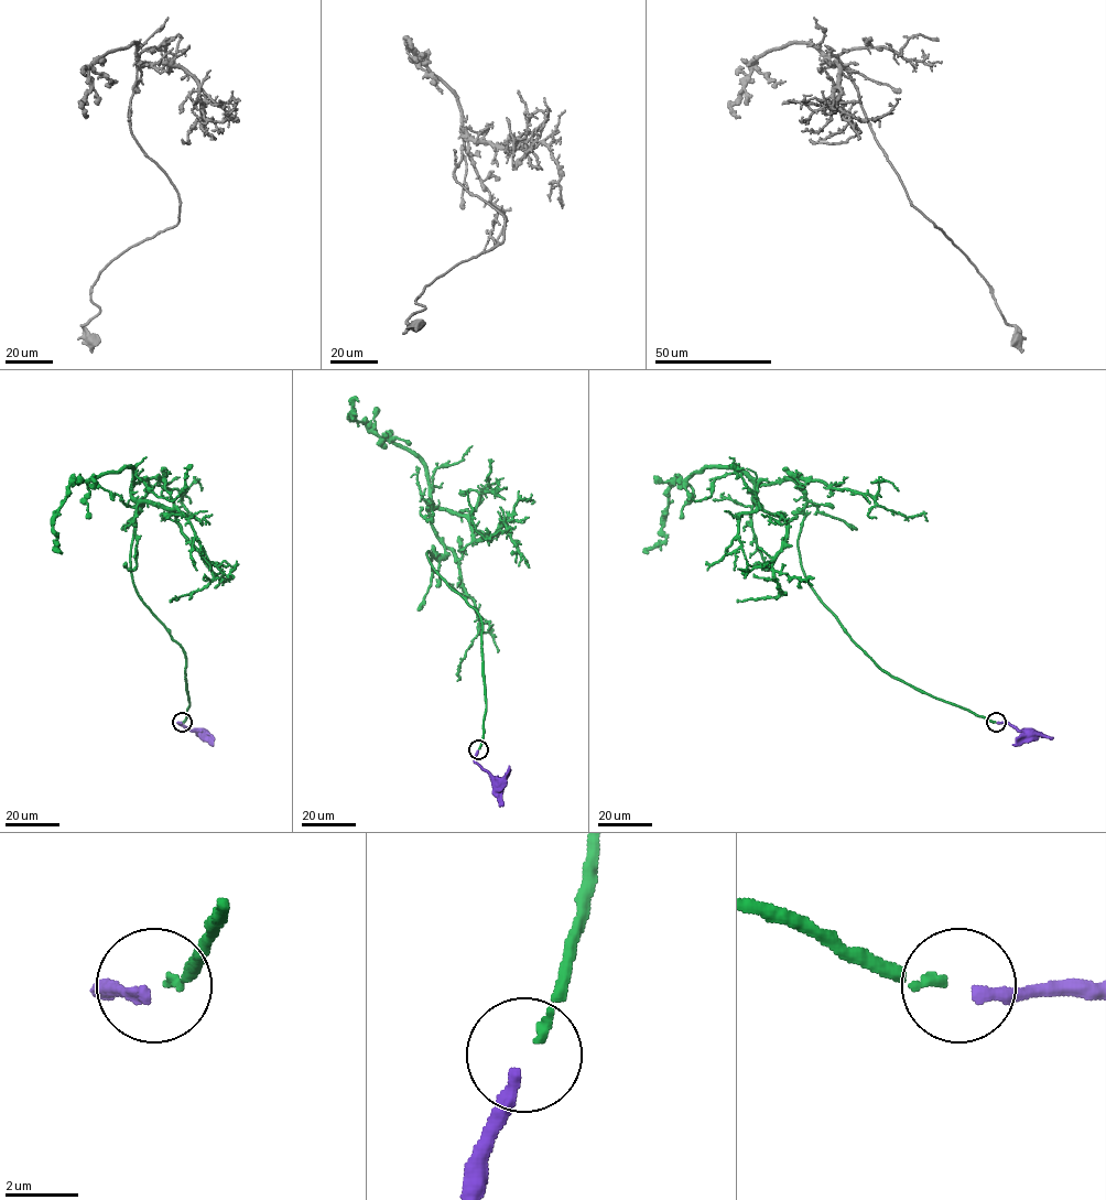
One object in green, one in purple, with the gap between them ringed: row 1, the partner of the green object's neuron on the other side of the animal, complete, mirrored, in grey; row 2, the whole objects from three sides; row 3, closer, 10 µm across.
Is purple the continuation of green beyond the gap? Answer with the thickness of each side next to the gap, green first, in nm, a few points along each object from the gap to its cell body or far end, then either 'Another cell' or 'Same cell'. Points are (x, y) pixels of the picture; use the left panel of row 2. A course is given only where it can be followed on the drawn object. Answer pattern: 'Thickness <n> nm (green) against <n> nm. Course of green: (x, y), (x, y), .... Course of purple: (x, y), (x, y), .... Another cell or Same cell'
Thickness 240 nm (green) against 340 nm. Course of green: (182, 722), (185, 653), (131, 576), (148, 487), (140, 479), (132, 496), (173, 514), (212, 573), (171, 602). Course of purple: (182, 723), (202, 733). Same cell

